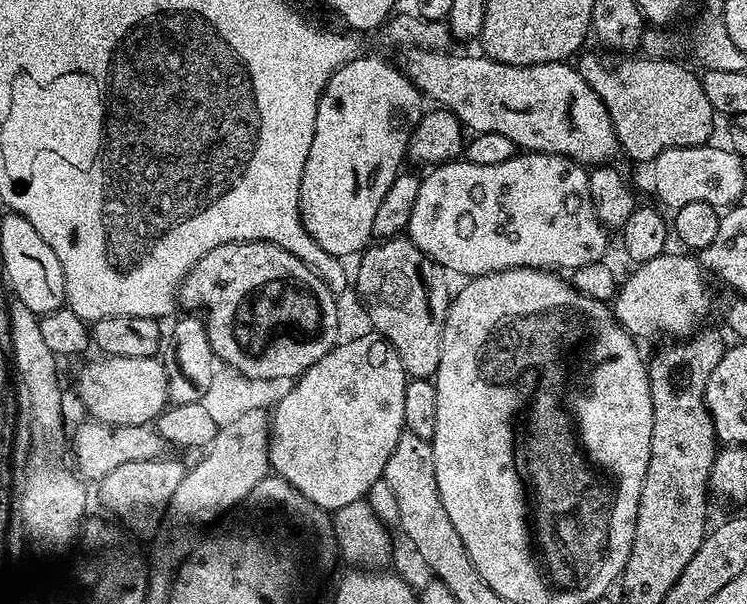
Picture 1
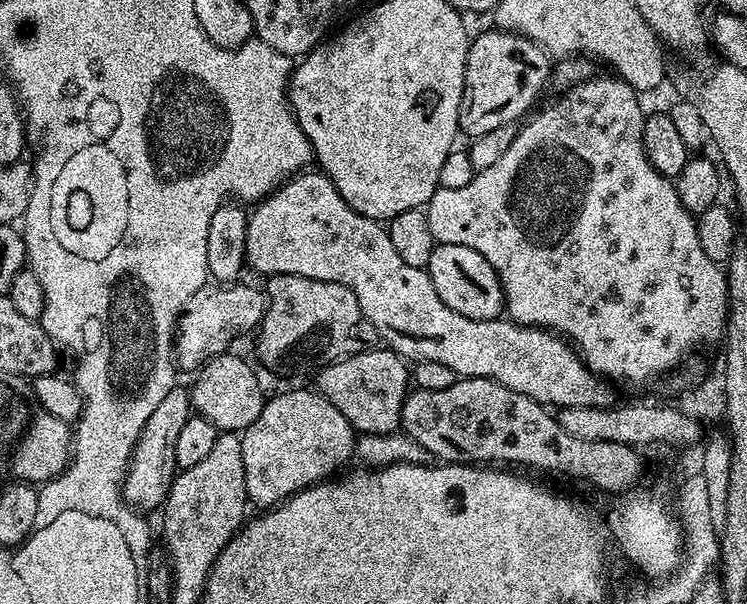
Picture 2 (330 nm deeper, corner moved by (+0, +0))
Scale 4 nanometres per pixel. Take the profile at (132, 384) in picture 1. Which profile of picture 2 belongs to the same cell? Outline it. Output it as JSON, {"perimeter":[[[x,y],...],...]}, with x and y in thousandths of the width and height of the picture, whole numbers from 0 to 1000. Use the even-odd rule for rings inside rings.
{"perimeter":[[[311,588],[289,589],[278,598],[261,624],[262,637],[256,637],[254,654],[258,677],[274,689],[290,712],[321,719],[336,705],[345,685],[351,685],[356,651],[341,613],[324,591]]]}

